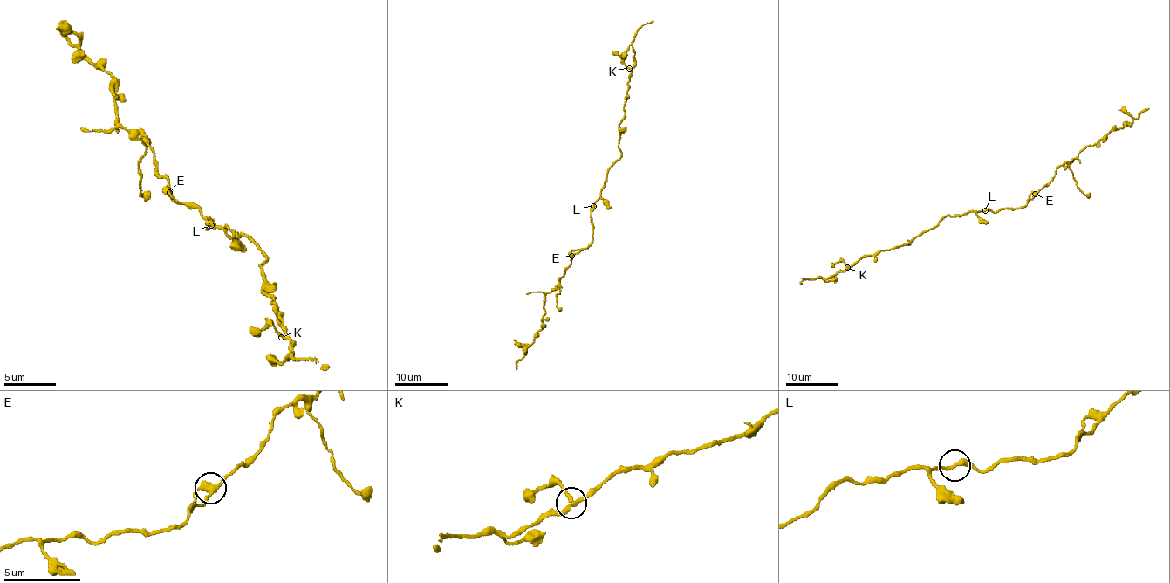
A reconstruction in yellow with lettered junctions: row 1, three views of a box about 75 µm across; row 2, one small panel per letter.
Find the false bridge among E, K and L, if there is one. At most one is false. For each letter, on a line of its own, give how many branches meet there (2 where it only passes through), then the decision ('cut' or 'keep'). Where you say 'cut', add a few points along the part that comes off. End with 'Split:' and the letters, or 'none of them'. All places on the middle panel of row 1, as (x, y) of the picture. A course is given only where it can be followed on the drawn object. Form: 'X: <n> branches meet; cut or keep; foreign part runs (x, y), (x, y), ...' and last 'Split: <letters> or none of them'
E: 3 branches meet; keep
K: 3 branches meet; keep
L: 2 branches meet; keep
Split: none of them

